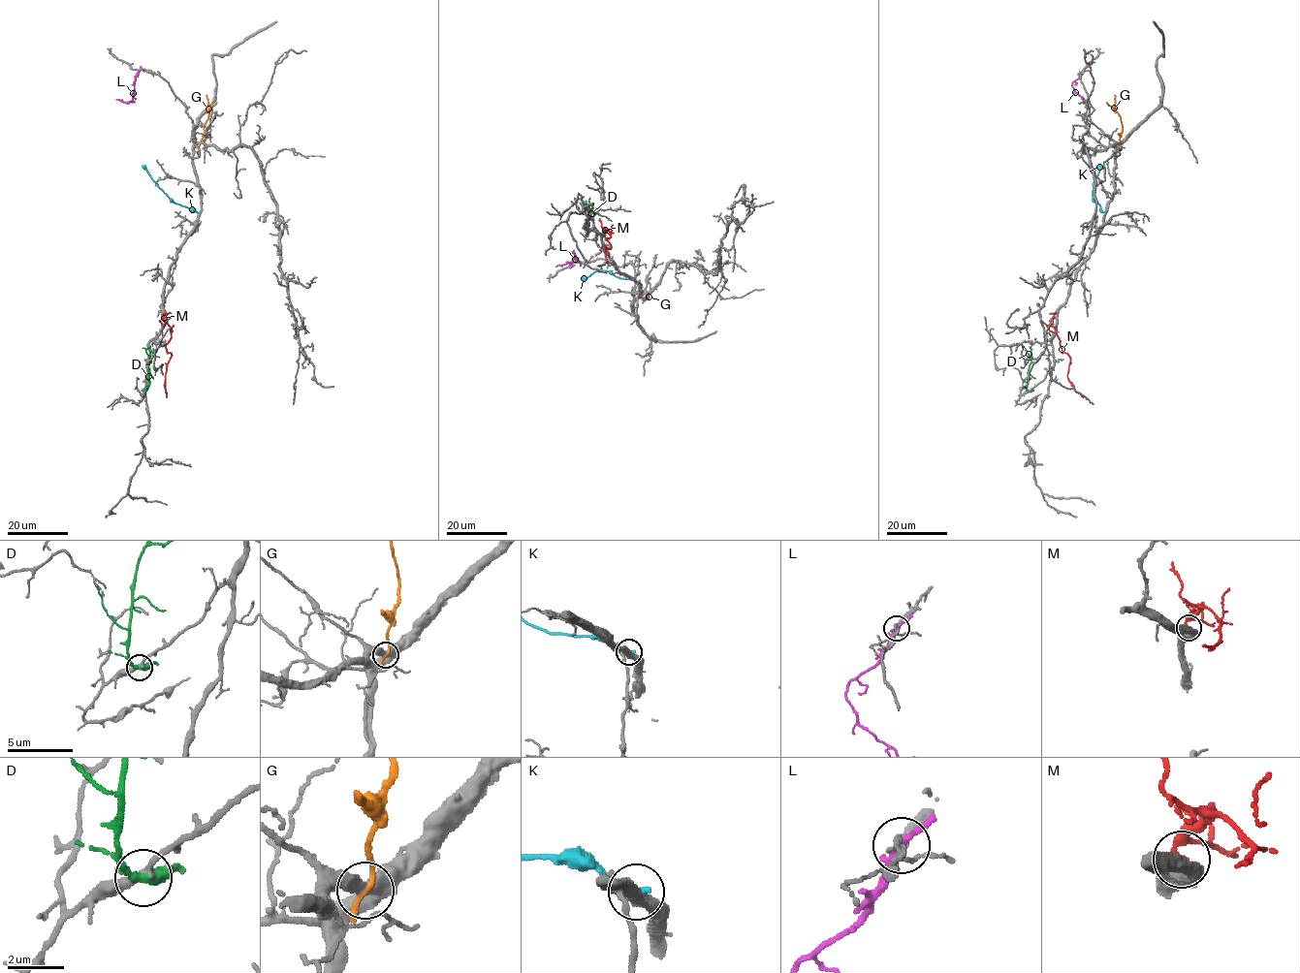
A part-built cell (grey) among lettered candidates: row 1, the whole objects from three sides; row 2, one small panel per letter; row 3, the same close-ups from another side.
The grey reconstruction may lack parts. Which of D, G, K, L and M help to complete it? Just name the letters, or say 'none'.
M

